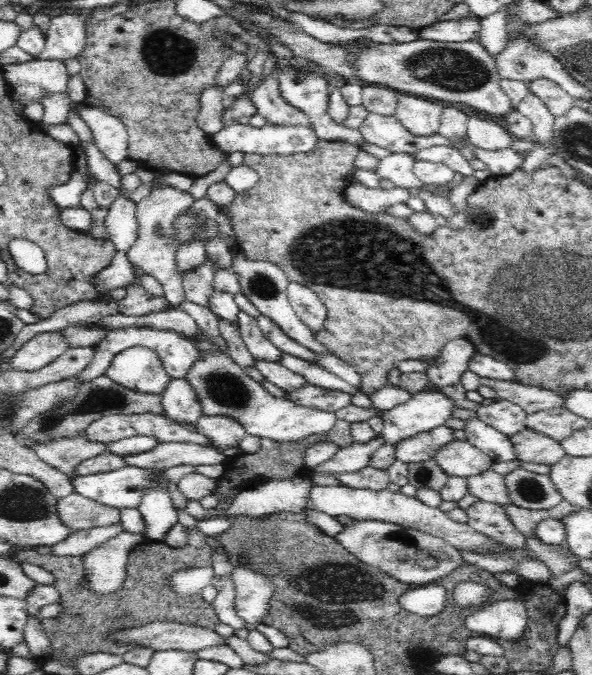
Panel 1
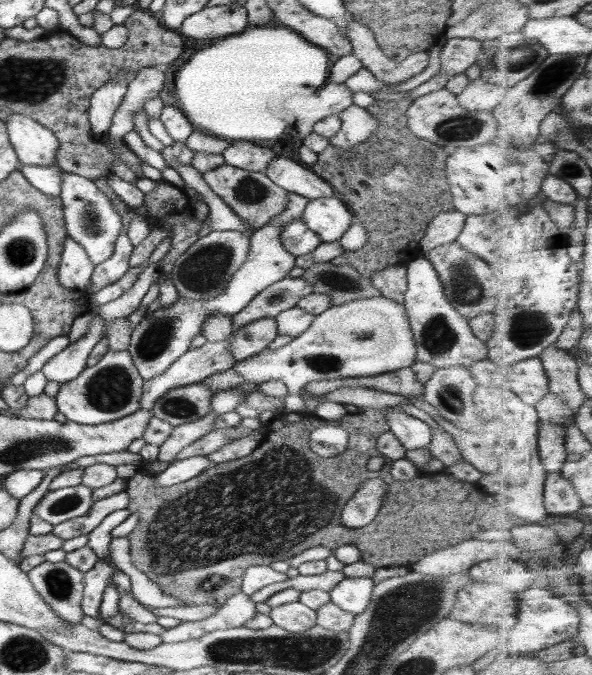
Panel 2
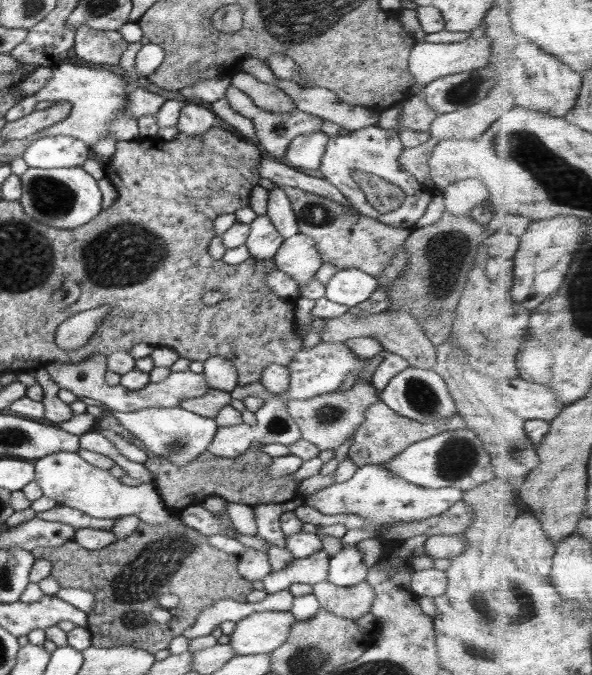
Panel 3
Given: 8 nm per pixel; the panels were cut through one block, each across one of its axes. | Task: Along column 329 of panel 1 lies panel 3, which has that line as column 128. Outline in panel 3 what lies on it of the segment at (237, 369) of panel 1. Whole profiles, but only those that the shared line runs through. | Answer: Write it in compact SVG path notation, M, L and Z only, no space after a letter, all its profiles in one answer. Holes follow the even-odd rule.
M180 406L174 408L148 407L134 412L111 411L111 414L120 420L120 424L136 436L136 441L147 451L153 452L160 458L166 458L168 462L174 464L177 468L182 468L196 460L202 452L206 452L212 440L214 440L218 430L217 422L213 418L200 416L195 412L190 412Z

